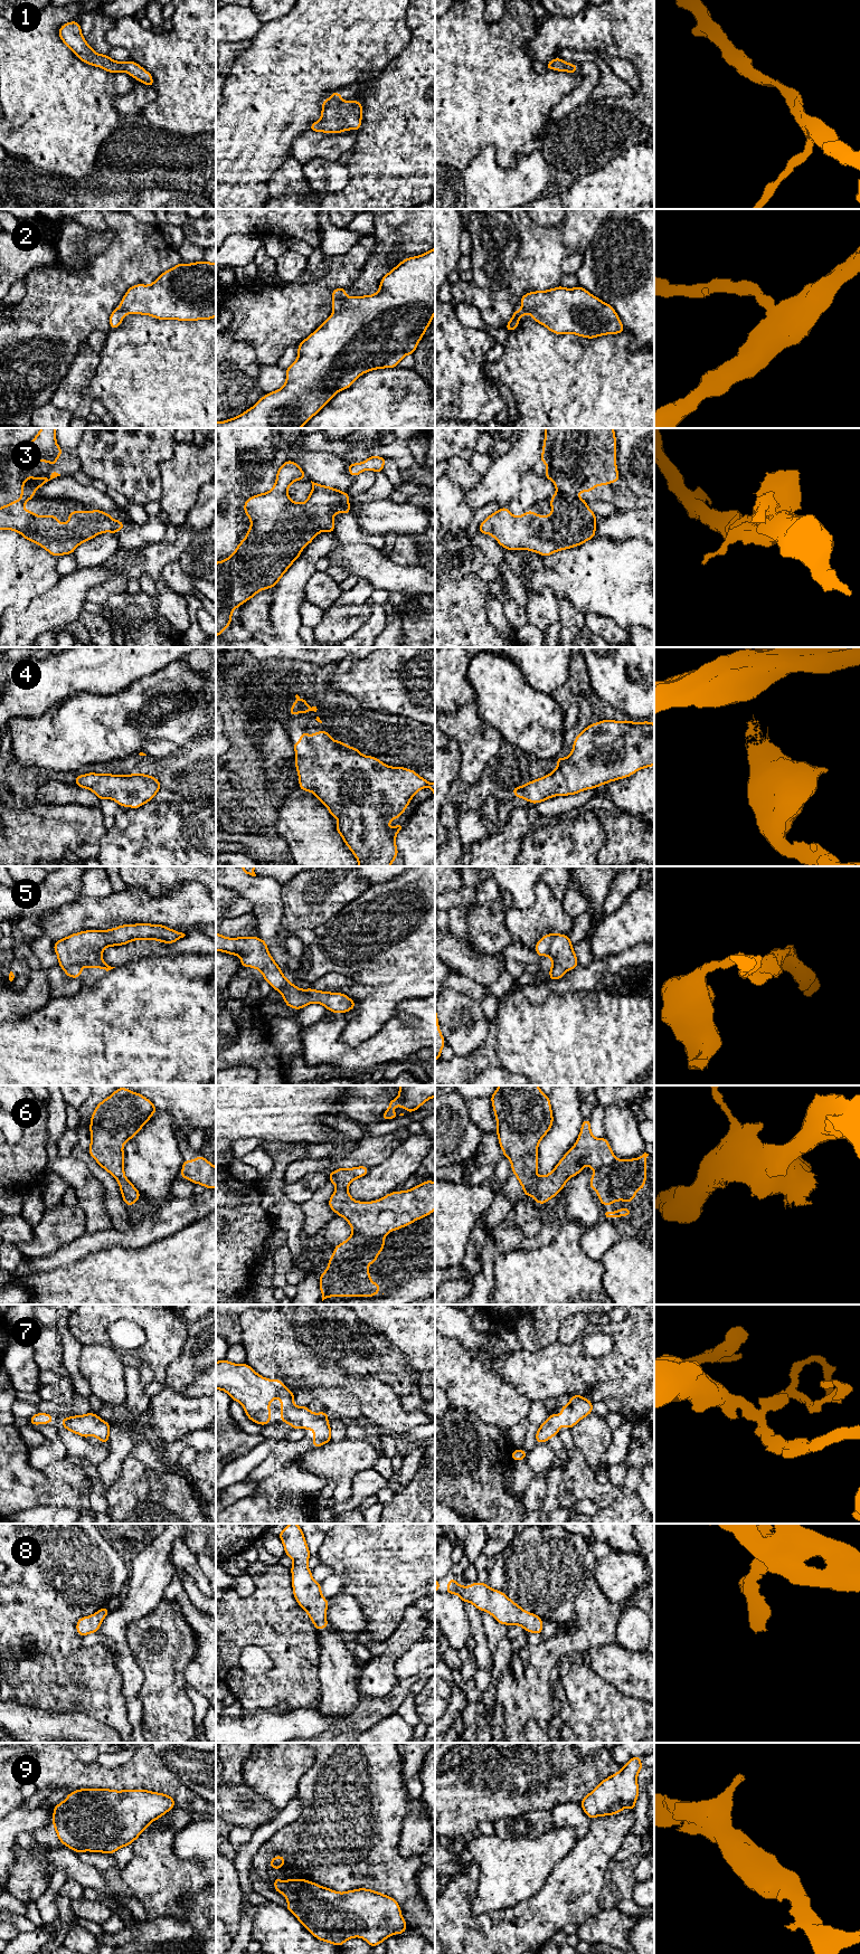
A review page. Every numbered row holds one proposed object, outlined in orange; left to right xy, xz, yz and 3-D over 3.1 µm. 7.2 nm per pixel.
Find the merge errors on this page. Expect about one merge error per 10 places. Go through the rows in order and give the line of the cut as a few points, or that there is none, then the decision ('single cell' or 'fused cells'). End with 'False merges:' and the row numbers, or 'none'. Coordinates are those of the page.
1: no cut; single cell
2: no cut; single cell
3: no cut; single cell
4: no cut; single cell
5: no cut; single cell
6: no cut; single cell
7: no cut; single cell
8: no cut; single cell
9: no cut; single cell
False merges: none

